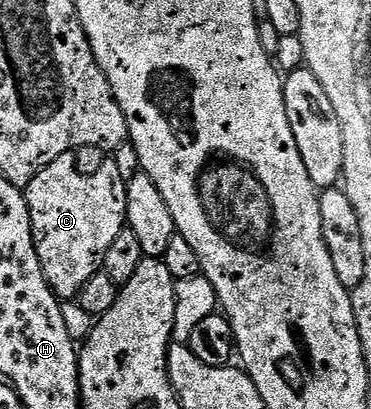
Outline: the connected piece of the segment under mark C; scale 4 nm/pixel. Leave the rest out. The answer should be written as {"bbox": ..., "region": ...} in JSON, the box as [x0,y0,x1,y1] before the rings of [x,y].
{"bbox":[25,153,128,299],"region":[[[66,153],[53,159],[53,163],[49,163],[45,171],[38,173],[27,184],[25,190],[37,259],[41,263],[41,271],[45,275],[48,287],[60,299],[78,298],[79,289],[85,287],[85,283],[89,283],[89,279],[93,279],[93,275],[102,270],[105,251],[109,251],[113,239],[121,235],[127,223],[128,178],[123,177],[118,163],[103,161],[96,173],[91,173],[86,177],[85,174],[79,173],[78,167],[75,166],[75,159],[77,159],[75,153]]]}

